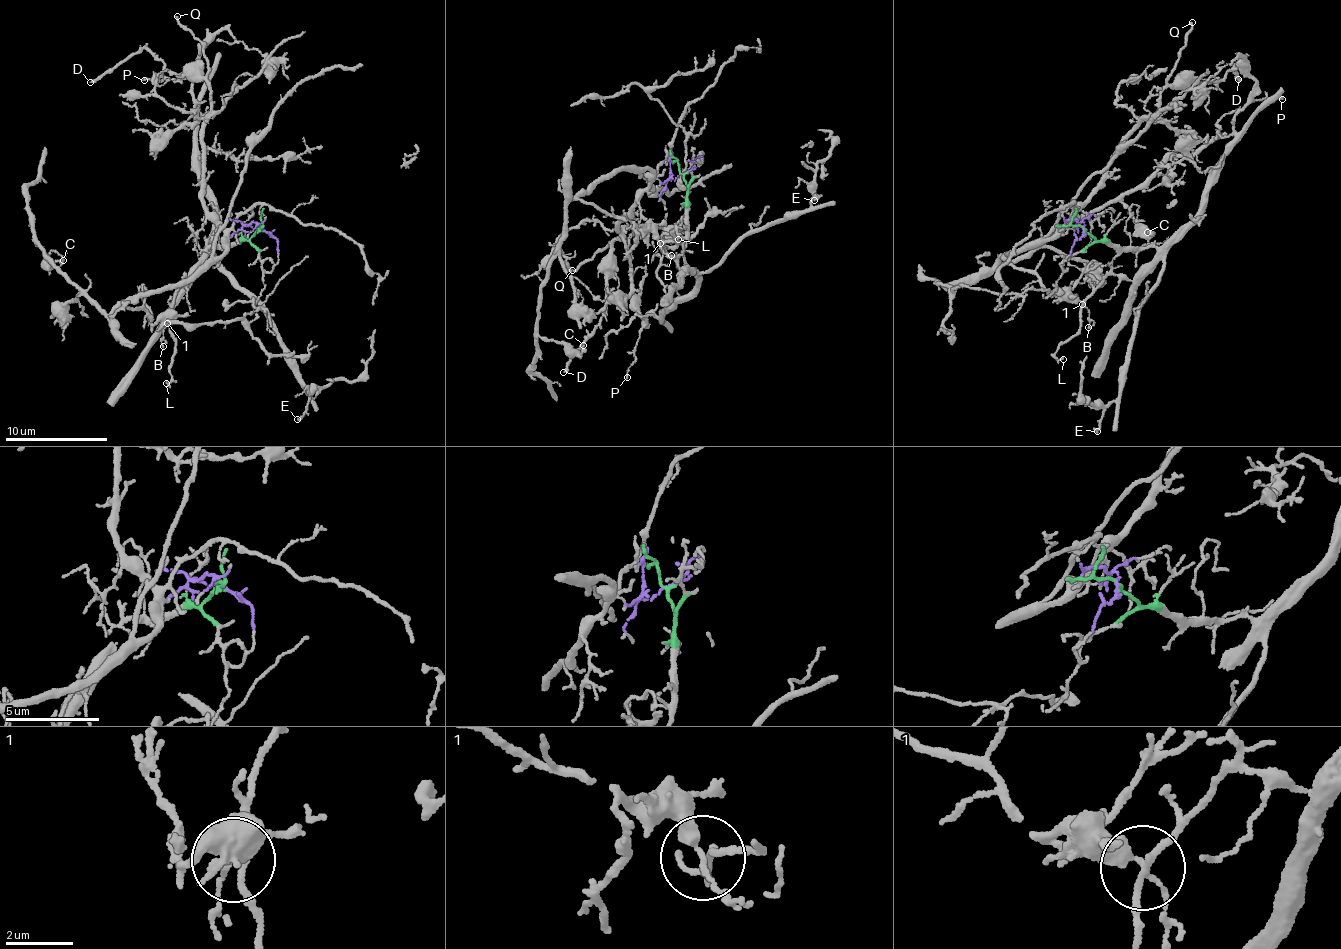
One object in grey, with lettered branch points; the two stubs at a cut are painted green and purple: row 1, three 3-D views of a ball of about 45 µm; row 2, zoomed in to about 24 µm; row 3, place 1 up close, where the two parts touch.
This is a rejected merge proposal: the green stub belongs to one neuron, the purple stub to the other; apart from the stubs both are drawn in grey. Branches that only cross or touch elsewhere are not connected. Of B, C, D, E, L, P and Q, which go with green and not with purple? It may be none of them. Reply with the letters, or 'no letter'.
E, L, P

